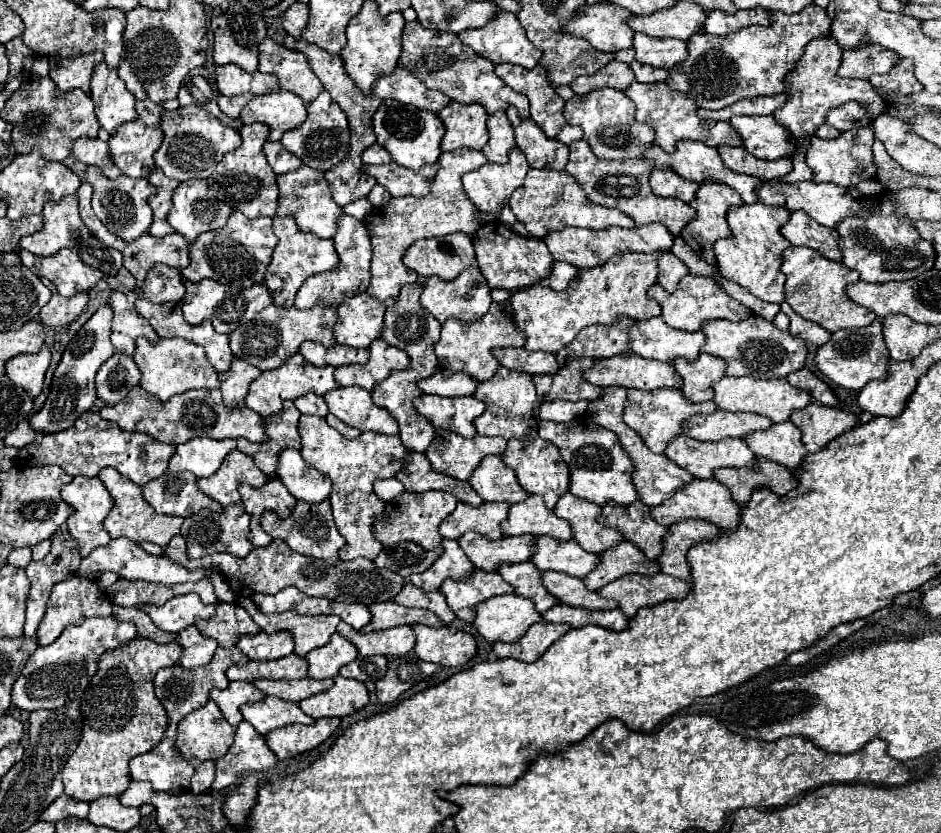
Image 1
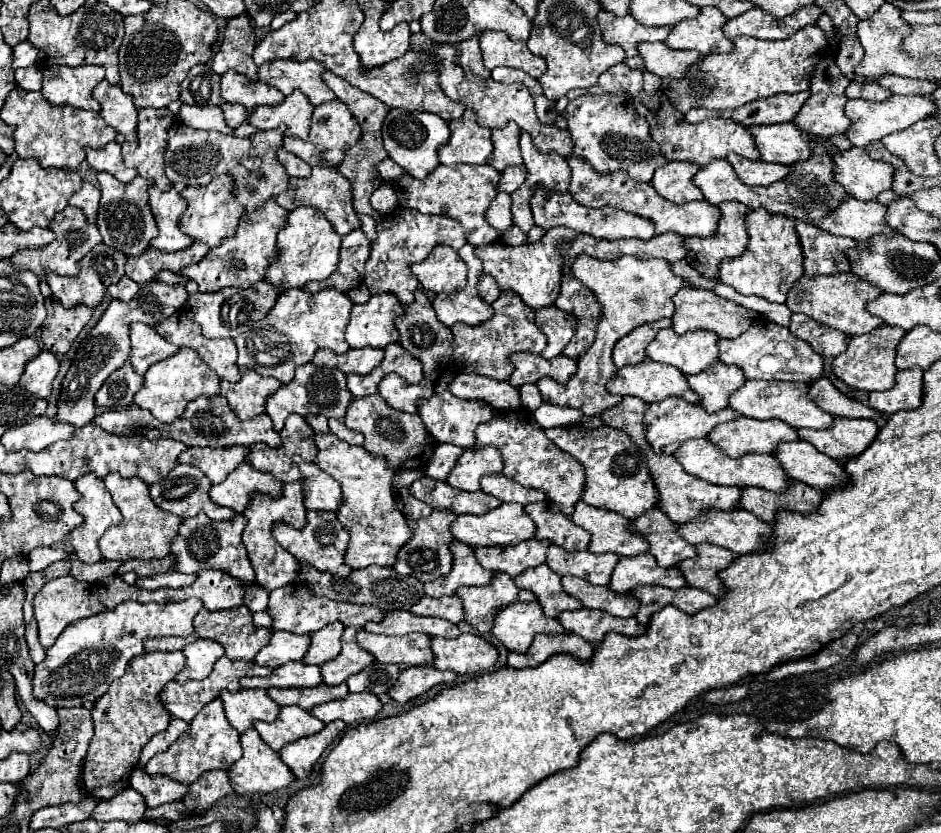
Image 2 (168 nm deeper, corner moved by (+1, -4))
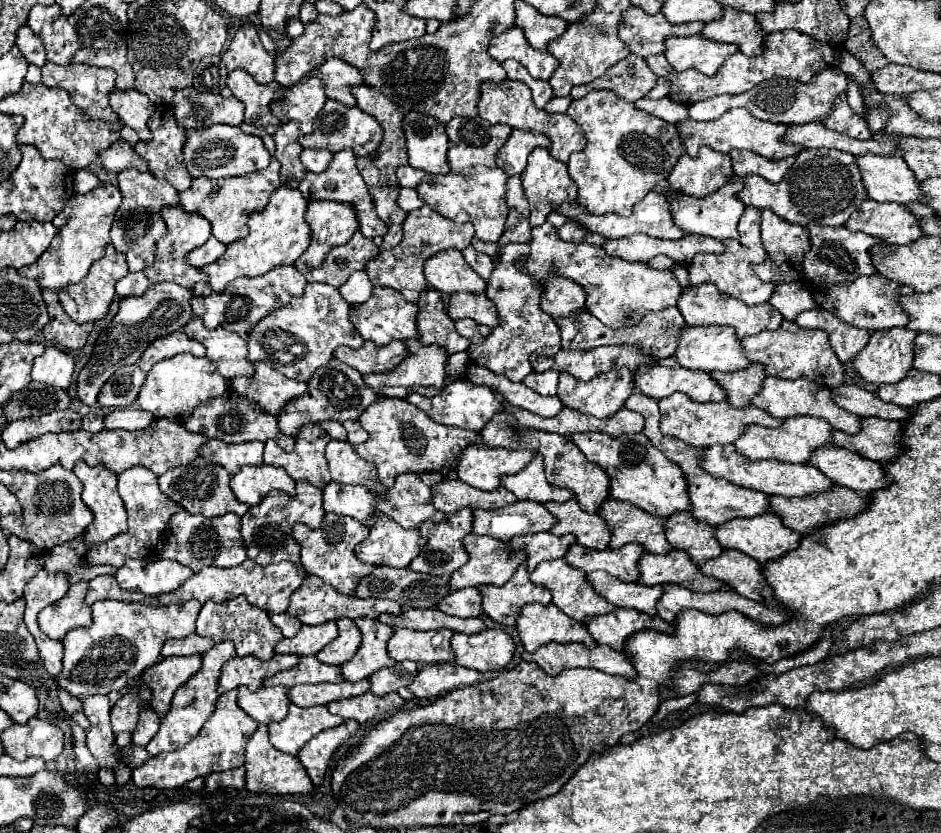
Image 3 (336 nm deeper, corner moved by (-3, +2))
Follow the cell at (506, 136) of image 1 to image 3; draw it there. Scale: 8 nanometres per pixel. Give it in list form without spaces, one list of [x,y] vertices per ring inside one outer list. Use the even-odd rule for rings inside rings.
[[[512,129],[508,141],[496,155],[496,165],[508,175],[520,175],[526,169],[526,157],[534,147],[548,147],[548,137],[536,131]]]

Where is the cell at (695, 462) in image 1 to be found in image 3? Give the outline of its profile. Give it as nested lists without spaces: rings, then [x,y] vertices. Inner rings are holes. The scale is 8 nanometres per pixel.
[[[714,445],[706,447],[700,457],[700,467],[706,469],[712,477],[732,481],[740,487],[758,489],[766,495],[782,495],[782,497],[804,497],[812,493],[824,493],[832,487],[832,481],[824,477],[816,467],[810,463],[784,463],[784,461],[750,461],[736,453],[734,445]]]

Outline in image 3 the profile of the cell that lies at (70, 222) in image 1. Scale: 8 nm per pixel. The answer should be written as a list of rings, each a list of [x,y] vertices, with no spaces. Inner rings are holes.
[[[100,185],[98,189],[86,193],[86,195],[74,195],[66,207],[56,215],[54,225],[60,229],[58,237],[50,243],[46,253],[38,257],[34,265],[22,267],[18,273],[22,277],[30,277],[40,283],[44,289],[60,291],[70,283],[78,283],[88,275],[88,269],[94,261],[98,261],[104,253],[104,247],[110,243],[110,225],[114,221],[114,213],[120,205],[120,189],[116,185]]]

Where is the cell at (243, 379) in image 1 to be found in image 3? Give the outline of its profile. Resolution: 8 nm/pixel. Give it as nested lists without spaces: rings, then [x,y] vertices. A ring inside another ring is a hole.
[[[262,361],[254,363],[254,371],[256,373],[252,377],[230,379],[230,389],[254,401],[264,413],[276,415],[280,413],[286,401],[298,397],[300,393],[306,393],[306,383],[288,379],[286,375],[278,373],[276,369],[270,369]]]

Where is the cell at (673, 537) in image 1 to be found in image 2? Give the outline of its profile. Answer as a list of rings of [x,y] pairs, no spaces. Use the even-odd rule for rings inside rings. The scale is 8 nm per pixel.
[[[702,543],[698,545],[698,555],[694,559],[682,561],[678,569],[684,573],[690,587],[708,591],[712,595],[724,595],[726,587],[718,577],[718,573],[730,567],[732,559],[734,559],[734,553],[730,555],[728,549]]]

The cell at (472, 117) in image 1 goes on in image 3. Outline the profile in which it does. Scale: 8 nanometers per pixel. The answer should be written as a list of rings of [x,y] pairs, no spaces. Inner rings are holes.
[[[454,117],[446,125],[450,139],[448,163],[452,171],[464,171],[472,165],[496,165],[496,153],[508,139],[510,125],[490,125],[482,117]]]

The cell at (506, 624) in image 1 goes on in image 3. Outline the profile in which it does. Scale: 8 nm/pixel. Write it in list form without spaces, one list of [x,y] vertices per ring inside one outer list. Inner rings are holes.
[[[528,603],[522,607],[516,619],[516,631],[526,651],[534,653],[540,645],[556,641],[556,643],[584,643],[586,647],[594,647],[596,641],[590,637],[586,627],[566,613],[562,613],[556,605],[540,605]]]

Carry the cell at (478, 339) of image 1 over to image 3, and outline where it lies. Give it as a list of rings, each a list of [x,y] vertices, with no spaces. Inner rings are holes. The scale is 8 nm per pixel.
[[[508,243],[500,249],[500,261],[488,281],[488,289],[486,295],[494,301],[498,315],[500,315],[500,323],[496,327],[486,327],[486,325],[478,325],[472,323],[470,319],[460,319],[456,323],[458,333],[462,333],[464,337],[470,339],[470,347],[468,347],[468,359],[480,367],[490,369],[496,375],[504,375],[510,381],[522,381],[526,375],[532,373],[530,367],[530,353],[538,353],[538,355],[556,355],[560,351],[560,331],[556,321],[544,313],[538,305],[540,301],[540,287],[538,283],[528,277],[522,275],[516,267],[514,261],[522,255],[530,253],[528,243]]]

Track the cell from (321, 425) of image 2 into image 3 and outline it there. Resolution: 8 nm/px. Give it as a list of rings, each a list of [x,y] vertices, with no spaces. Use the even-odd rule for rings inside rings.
[[[322,421],[320,427],[326,429],[326,433],[328,433],[332,439],[346,439],[346,429],[344,429],[342,423],[338,423],[338,421]]]

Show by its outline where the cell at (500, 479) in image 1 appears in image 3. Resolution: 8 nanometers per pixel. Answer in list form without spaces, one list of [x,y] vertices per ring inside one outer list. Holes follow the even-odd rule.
[[[532,459],[520,473],[504,475],[500,477],[500,481],[502,487],[506,487],[516,495],[516,499],[532,499],[538,503],[546,503],[546,501],[564,503],[574,497],[570,491],[554,487],[546,481],[542,459]]]

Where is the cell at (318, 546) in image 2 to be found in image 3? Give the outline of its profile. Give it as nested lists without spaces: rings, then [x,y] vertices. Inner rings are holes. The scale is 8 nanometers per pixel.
[[[326,513],[324,521],[322,521],[322,529],[310,529],[306,525],[294,525],[292,535],[294,535],[294,541],[302,547],[300,559],[302,559],[306,573],[328,581],[336,591],[340,591],[344,595],[352,595],[358,581],[374,569],[374,565],[362,563],[354,555],[354,545],[368,537],[368,527],[354,521],[352,517]]]

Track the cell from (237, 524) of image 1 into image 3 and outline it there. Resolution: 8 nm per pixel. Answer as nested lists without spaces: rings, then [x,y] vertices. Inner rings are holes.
[[[178,511],[168,521],[156,545],[156,555],[164,559],[174,559],[190,567],[194,573],[198,573],[206,565],[238,567],[246,561],[246,547],[240,535],[240,517],[230,513],[230,515],[208,519],[204,515],[192,515],[188,511]]]

